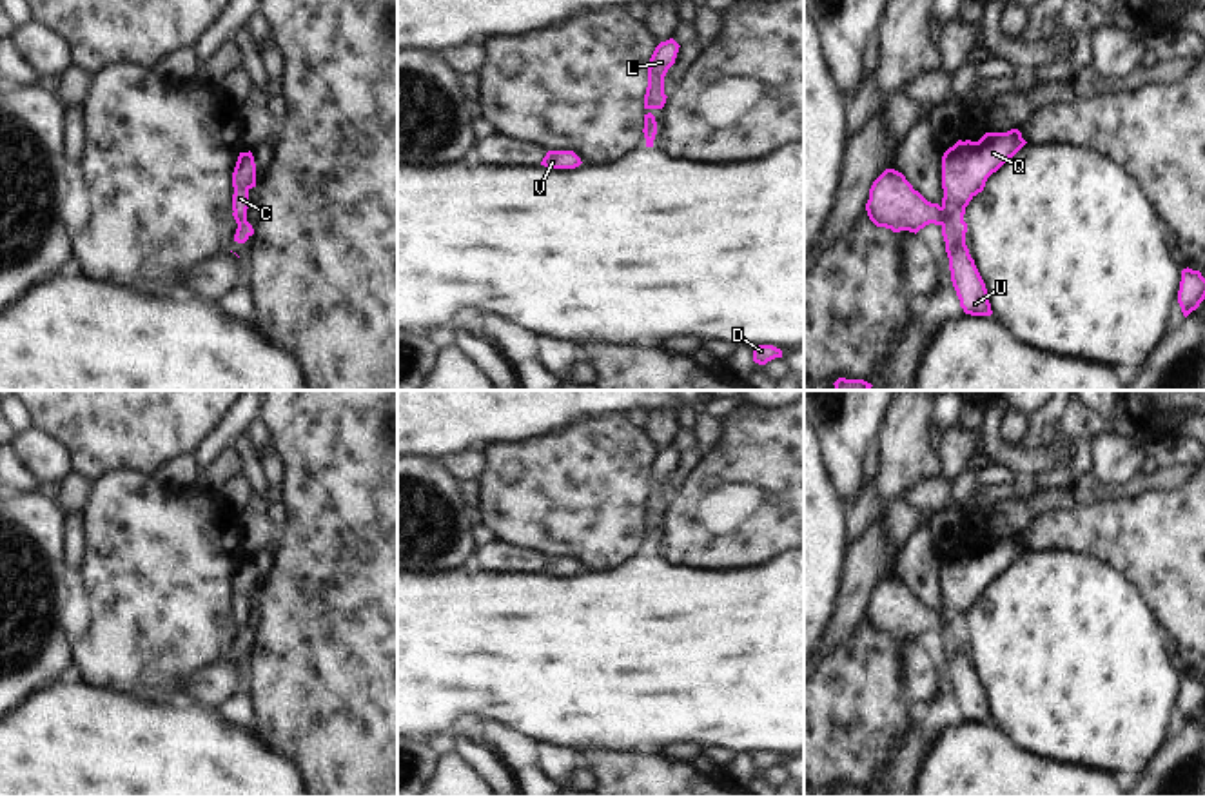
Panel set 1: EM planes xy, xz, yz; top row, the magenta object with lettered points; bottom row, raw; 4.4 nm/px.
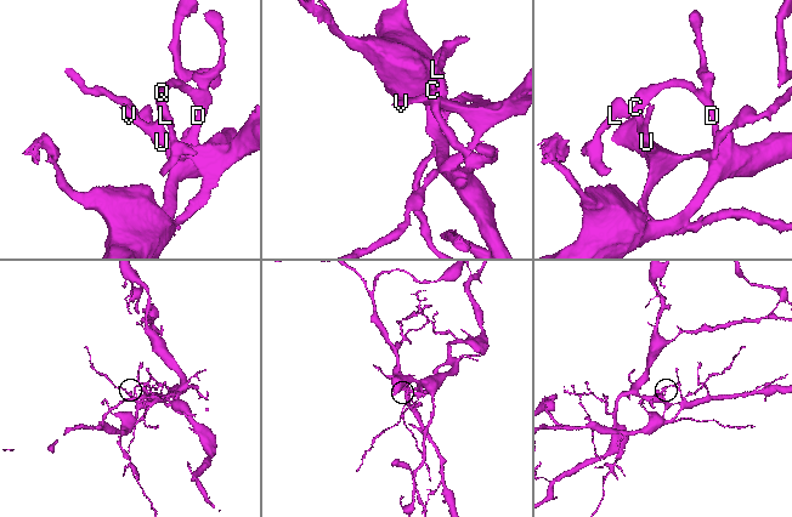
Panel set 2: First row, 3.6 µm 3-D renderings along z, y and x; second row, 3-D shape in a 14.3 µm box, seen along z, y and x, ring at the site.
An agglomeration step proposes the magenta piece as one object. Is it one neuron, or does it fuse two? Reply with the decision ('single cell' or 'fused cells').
fused cells

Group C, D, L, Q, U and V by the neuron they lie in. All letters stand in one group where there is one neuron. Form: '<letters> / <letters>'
C D L Q / U V

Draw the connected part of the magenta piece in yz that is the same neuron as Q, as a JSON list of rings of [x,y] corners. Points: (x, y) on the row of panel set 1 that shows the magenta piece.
[[[1018,129],[985,133],[978,142],[958,140],[942,156],[942,203],[927,202],[906,176],[886,169],[871,185],[866,211],[877,227],[918,232],[945,220],[960,225],[965,207],[984,191],[987,178],[1027,142]]]

